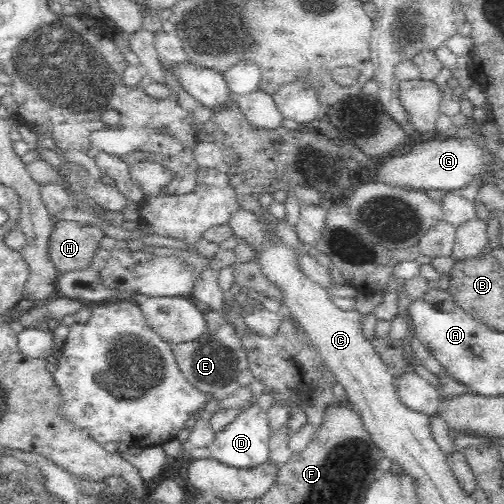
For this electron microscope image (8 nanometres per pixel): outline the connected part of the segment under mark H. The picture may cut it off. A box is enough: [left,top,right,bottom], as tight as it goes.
[48,220,104,273]

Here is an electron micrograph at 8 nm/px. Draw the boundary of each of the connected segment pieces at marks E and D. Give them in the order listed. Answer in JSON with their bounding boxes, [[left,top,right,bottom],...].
[[171,324,248,396],[207,405,271,469]]

